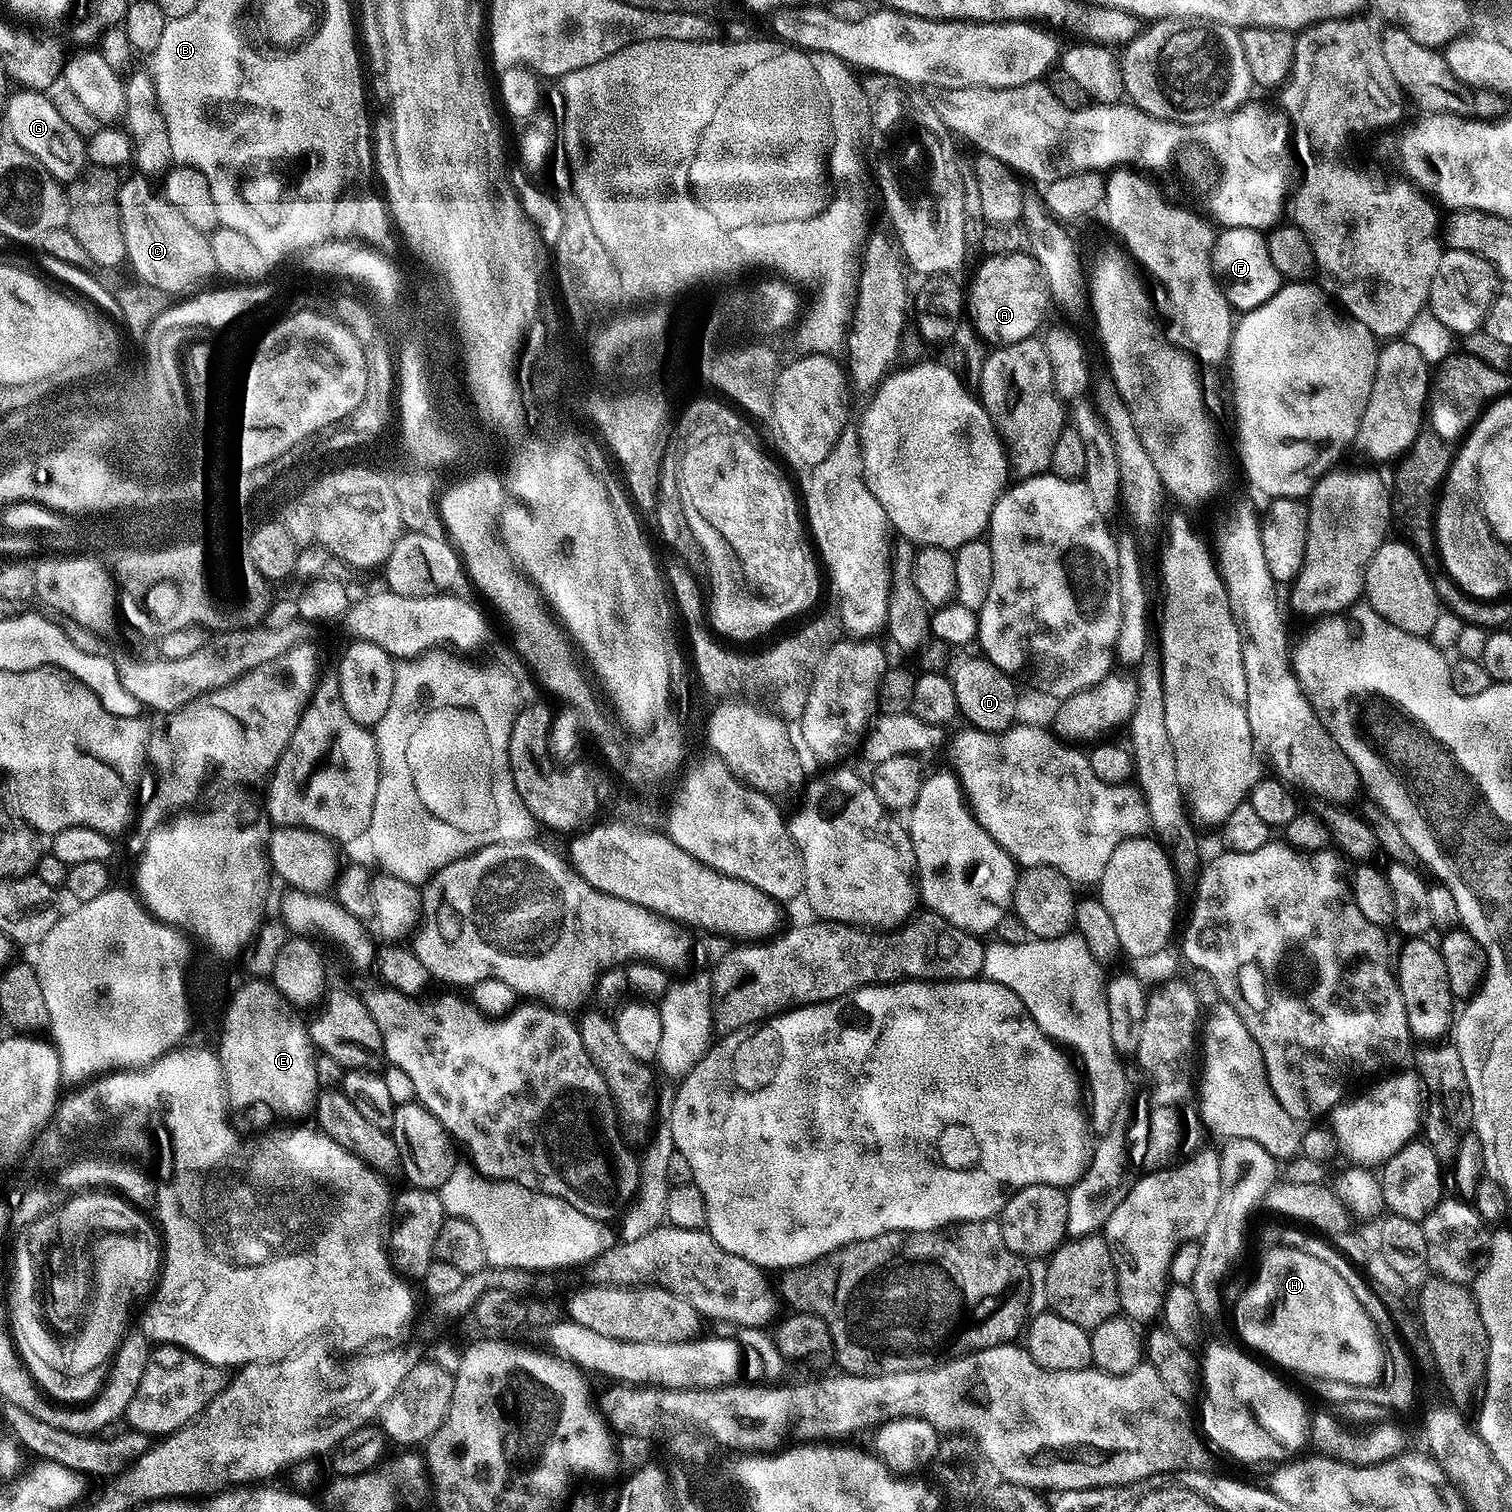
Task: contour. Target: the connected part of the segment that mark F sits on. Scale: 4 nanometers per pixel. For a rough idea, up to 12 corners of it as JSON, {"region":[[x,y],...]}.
{"region":[[1224,228],[1212,273],[1243,314],[1282,286],[1259,228]]}

